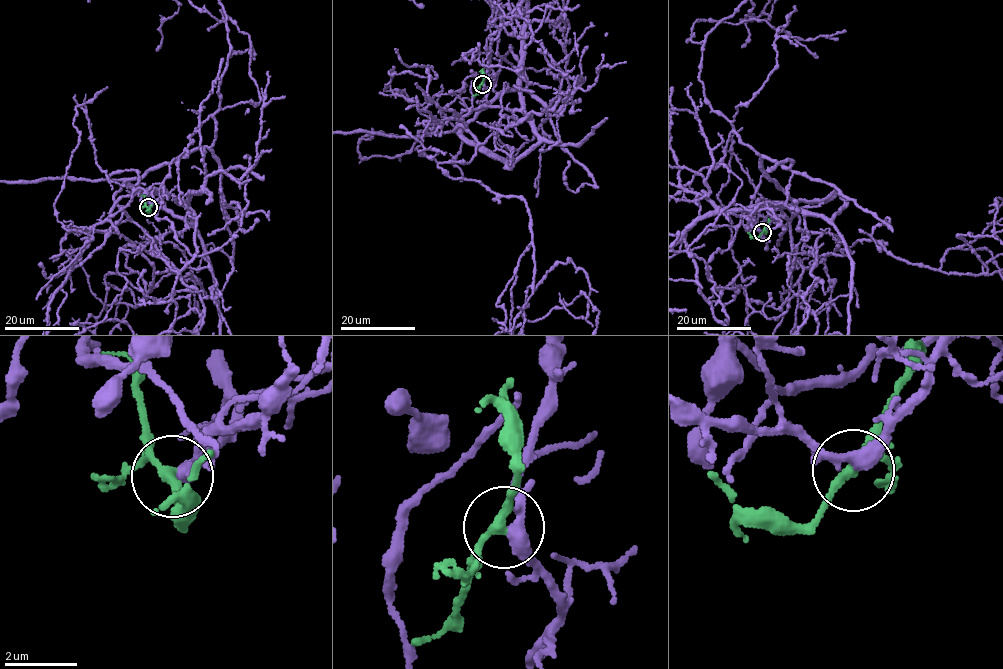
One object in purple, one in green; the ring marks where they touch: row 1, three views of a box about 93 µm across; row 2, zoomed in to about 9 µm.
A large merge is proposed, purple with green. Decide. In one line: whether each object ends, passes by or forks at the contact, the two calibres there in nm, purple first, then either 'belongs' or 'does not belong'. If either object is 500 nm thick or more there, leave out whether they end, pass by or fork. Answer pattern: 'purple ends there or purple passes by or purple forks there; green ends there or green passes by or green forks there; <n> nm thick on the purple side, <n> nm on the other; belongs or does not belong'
purple forks there; green passes by; 280 nm thick on the purple side, 240 nm on the other; belongs

